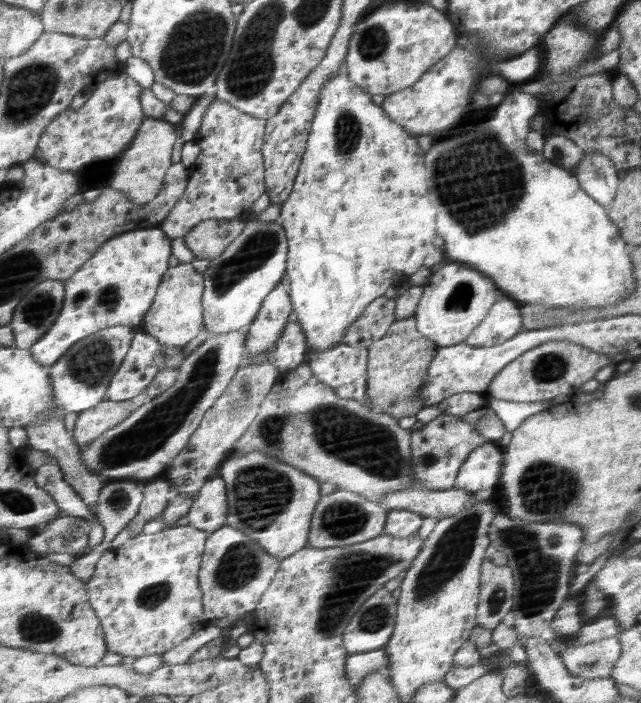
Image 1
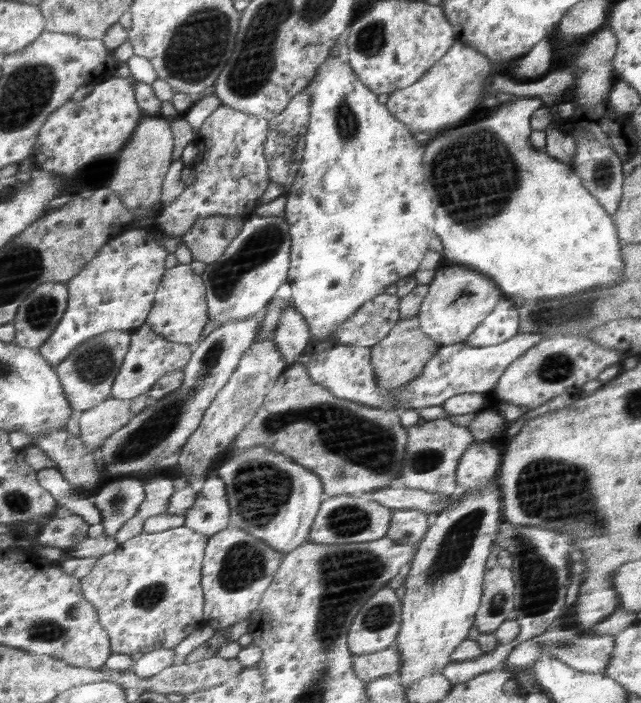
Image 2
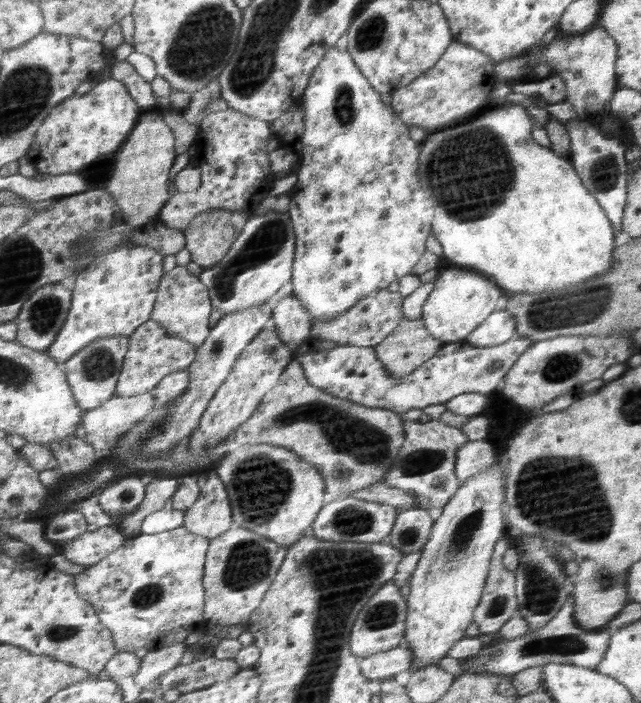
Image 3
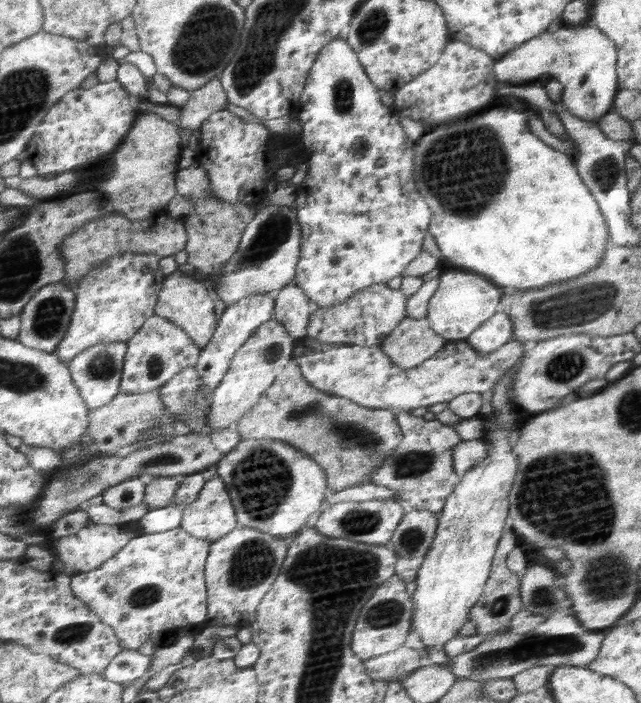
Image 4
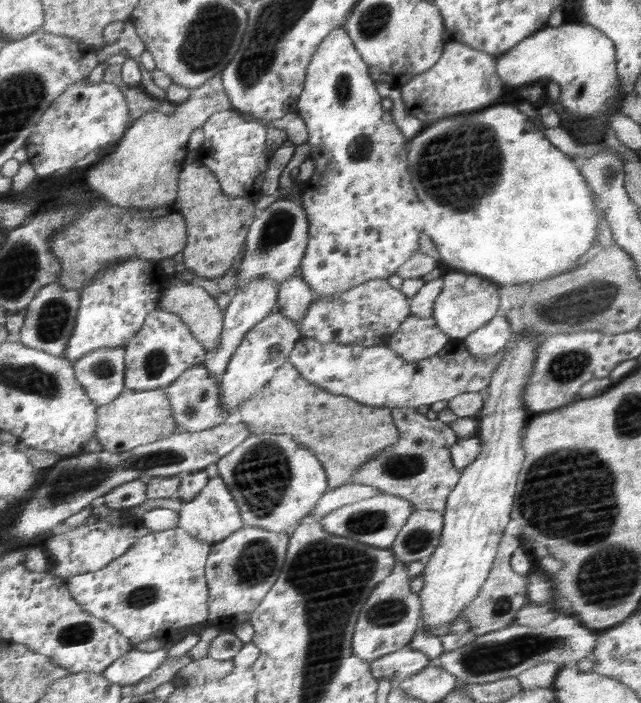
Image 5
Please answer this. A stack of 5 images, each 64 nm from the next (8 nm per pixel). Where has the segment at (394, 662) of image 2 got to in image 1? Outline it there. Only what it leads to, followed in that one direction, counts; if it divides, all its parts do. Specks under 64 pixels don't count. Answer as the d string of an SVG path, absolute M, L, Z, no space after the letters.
M379 648L375 651L348 654L347 675L351 677L354 684L359 684L360 680L382 670L386 671L390 667L390 657L386 648Z

